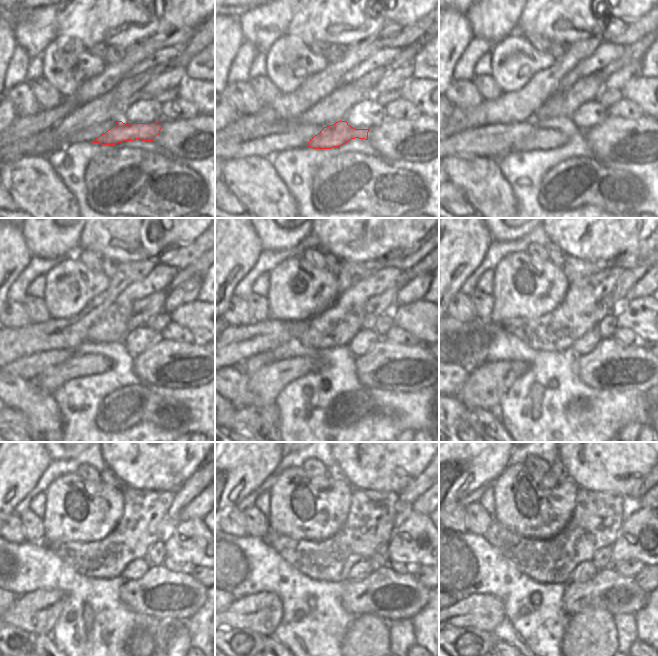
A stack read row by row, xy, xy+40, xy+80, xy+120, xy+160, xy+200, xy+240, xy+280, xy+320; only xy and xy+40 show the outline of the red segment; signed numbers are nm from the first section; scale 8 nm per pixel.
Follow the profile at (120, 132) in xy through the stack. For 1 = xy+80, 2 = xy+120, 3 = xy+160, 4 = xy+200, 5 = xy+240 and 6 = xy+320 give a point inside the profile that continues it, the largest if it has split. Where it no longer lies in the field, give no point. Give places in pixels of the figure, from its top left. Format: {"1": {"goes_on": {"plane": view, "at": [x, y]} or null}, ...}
{"1": {"goes_on": {"plane": "xy+80", "at": [544, 139]}}, "2": {"goes_on": {"plane": "xy+120", "at": [52, 378]}}, "3": {"goes_on": {"plane": "xy+160", "at": [265, 384]}}, "4": {"goes_on": {"plane": "xy+200", "at": [485, 386]}}, "5": {"goes_on": {"plane": "xy+240", "at": [36, 612]}}, "6": {"goes_on": {"plane": "xy+320", "at": [485, 612]}}}

